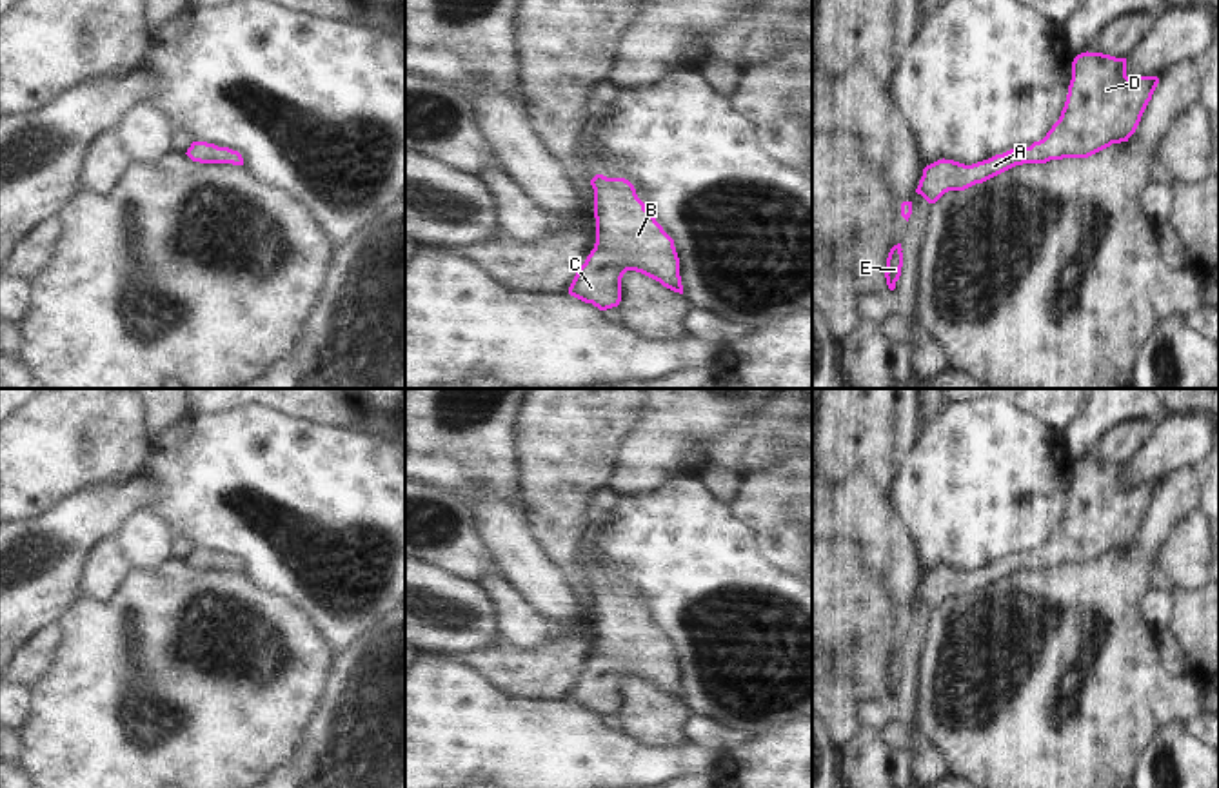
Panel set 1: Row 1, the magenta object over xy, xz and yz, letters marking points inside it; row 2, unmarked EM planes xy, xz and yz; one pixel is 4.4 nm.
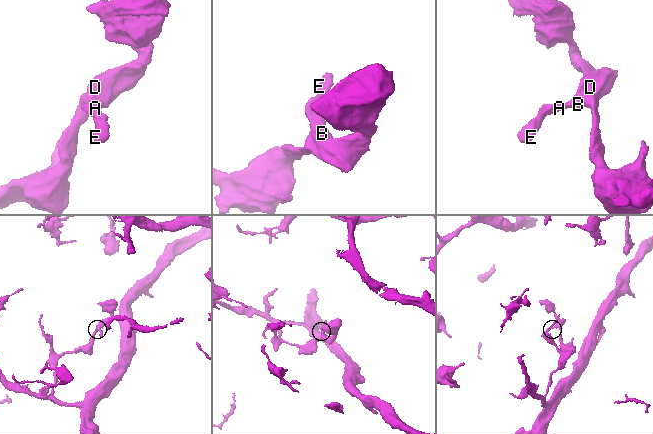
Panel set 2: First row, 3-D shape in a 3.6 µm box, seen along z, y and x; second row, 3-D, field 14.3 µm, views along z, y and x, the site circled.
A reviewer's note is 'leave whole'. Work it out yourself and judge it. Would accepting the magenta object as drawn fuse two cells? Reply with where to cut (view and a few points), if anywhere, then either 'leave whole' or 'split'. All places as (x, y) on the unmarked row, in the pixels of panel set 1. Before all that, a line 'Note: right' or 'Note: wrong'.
Note: right
no cut; leave whole

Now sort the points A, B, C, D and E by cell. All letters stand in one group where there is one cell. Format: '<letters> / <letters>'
A B C D E

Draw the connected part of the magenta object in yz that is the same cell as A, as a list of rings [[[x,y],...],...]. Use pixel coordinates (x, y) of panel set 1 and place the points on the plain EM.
[[[1081,459],[1072,468],[1072,487],[1061,523],[1043,547],[972,572],[937,566],[923,576],[916,599],[936,610],[948,597],[965,597],[1016,572],[1088,565],[1112,550],[1128,548],[1157,490],[1157,483],[1130,487],[1126,465]]]

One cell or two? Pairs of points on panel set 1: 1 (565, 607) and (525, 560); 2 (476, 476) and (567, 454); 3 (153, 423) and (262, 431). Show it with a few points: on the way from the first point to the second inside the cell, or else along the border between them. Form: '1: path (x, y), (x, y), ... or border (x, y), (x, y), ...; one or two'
1: path (554, 596), (529, 571); one
2: border (515, 423), (516, 483), (527, 507); two
3: border (188, 413), (151, 436); two

